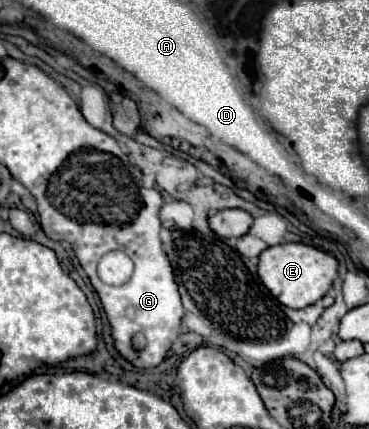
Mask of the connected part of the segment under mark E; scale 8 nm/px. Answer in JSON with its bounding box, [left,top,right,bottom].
[257,243,337,309]

